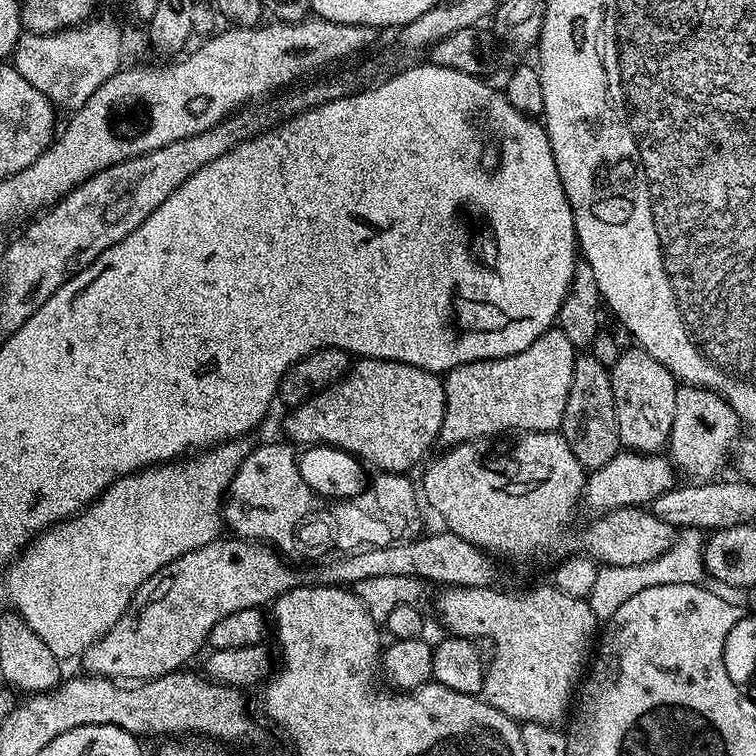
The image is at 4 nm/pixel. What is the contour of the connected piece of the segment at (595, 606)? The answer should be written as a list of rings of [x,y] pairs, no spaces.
[[[685,528],[677,531],[676,541],[654,562],[642,562],[642,566],[610,566],[598,567],[598,576],[594,578],[594,588],[586,597],[588,605],[594,610],[597,621],[607,622],[629,598],[634,598],[641,590],[650,590],[650,586],[686,586],[700,584],[705,579],[704,541],[705,533],[699,528]]]

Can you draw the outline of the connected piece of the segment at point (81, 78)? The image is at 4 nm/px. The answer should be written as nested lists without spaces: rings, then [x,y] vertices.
[[[93,15],[82,24],[72,28],[61,28],[50,34],[34,34],[24,32],[16,49],[11,54],[12,67],[34,86],[34,90],[42,90],[46,98],[57,109],[75,110],[81,108],[116,72],[120,71],[124,56],[124,36],[120,33],[120,24],[112,16]]]

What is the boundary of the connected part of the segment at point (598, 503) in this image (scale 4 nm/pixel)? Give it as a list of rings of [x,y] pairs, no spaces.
[[[620,450],[605,465],[587,473],[582,497],[583,511],[588,511],[589,517],[595,518],[618,508],[649,505],[654,498],[666,494],[666,490],[677,487],[676,476],[677,469],[667,455]]]

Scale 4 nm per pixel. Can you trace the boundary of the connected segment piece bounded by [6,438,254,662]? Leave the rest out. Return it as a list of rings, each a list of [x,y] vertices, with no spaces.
[[[248,438],[226,440],[214,448],[185,455],[167,464],[153,464],[128,476],[120,476],[109,488],[92,501],[83,512],[60,521],[41,532],[7,569],[8,600],[23,618],[26,626],[50,646],[50,654],[68,662],[71,656],[83,657],[94,642],[98,642],[122,618],[134,594],[162,566],[174,562],[198,546],[206,546],[221,535],[222,501],[238,466],[252,451],[254,444]]]

